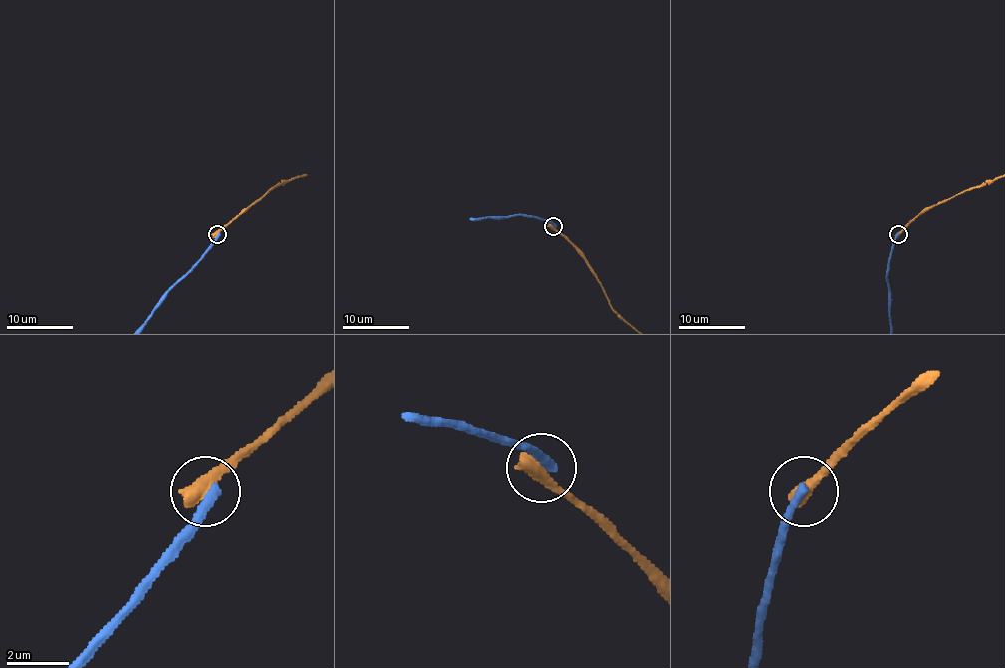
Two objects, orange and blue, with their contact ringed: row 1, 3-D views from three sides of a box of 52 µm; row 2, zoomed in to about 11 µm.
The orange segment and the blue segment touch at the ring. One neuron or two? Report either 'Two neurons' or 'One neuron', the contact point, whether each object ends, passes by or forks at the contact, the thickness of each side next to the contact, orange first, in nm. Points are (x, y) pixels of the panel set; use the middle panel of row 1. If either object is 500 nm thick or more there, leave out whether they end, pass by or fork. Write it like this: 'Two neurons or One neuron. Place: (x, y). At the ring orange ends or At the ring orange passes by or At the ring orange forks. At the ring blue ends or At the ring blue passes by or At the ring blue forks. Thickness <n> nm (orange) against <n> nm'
Two neurons. Place: (553, 226). Thickness 550 nm (orange) against 340 nm

